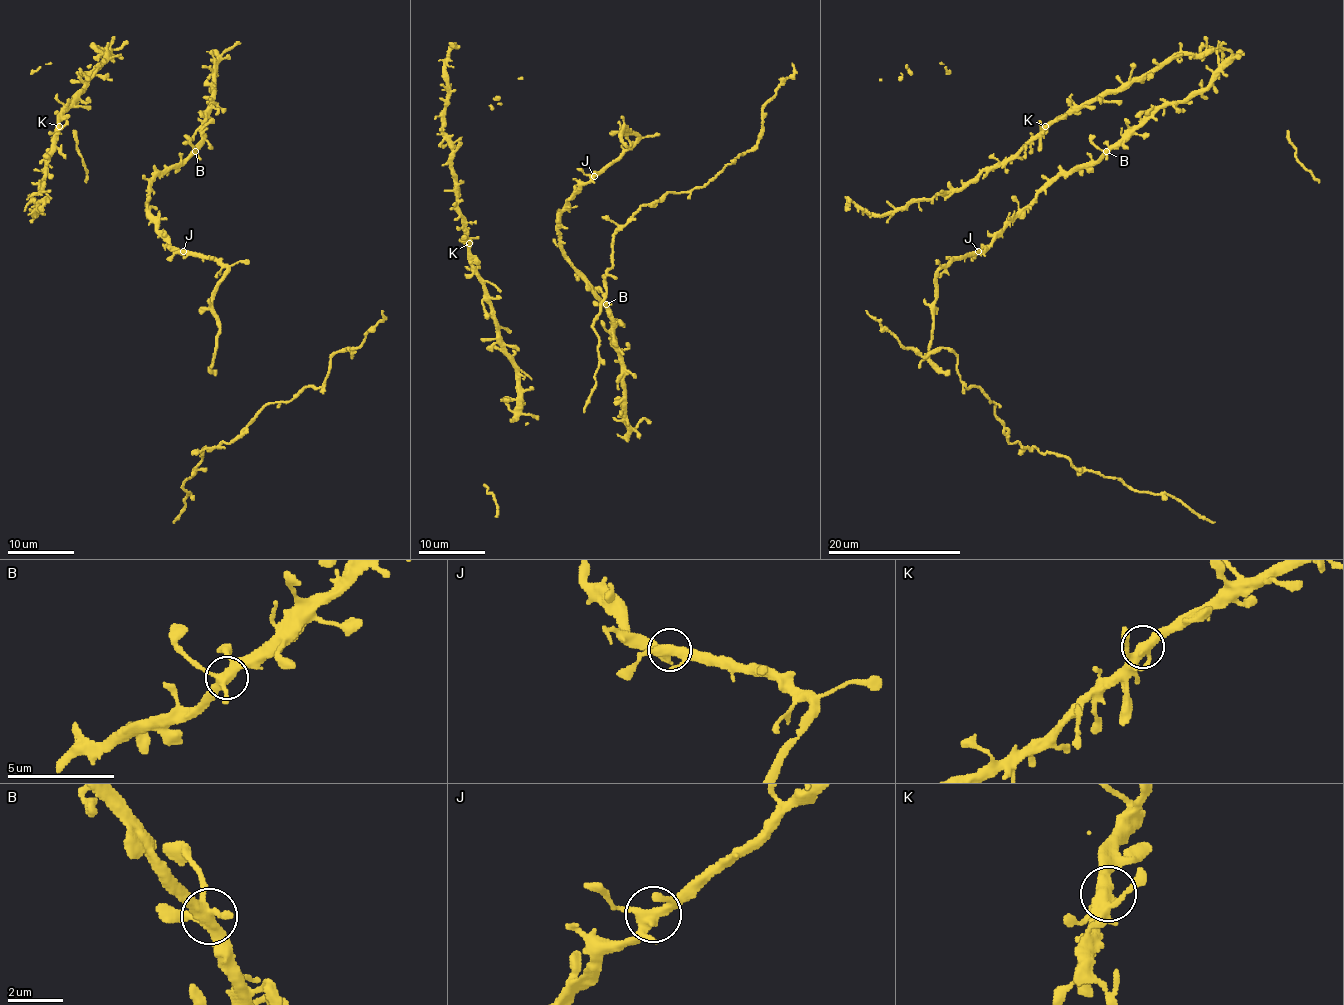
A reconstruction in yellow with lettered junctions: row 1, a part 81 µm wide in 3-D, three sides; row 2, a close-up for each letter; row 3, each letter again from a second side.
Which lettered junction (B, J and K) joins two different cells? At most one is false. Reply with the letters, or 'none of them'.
none of them

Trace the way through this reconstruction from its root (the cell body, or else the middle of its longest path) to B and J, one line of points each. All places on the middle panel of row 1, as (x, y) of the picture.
B: (614, 340), (614, 319), (606, 304)
J: (614, 340), (614, 321), (609, 311), (566, 256), (557, 229), (557, 214), (566, 201), (594, 176)

